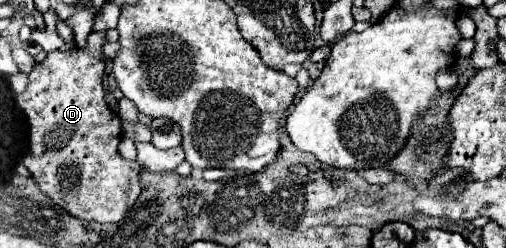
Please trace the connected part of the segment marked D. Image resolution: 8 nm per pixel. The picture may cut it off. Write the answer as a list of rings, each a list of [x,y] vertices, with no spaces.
[[[91,32],[85,50],[47,54],[41,64],[33,66],[29,84],[17,98],[29,122],[25,168],[57,206],[87,222],[119,222],[141,192],[137,162],[121,158],[117,152],[121,120],[109,110],[103,94],[103,44],[105,34]]]

